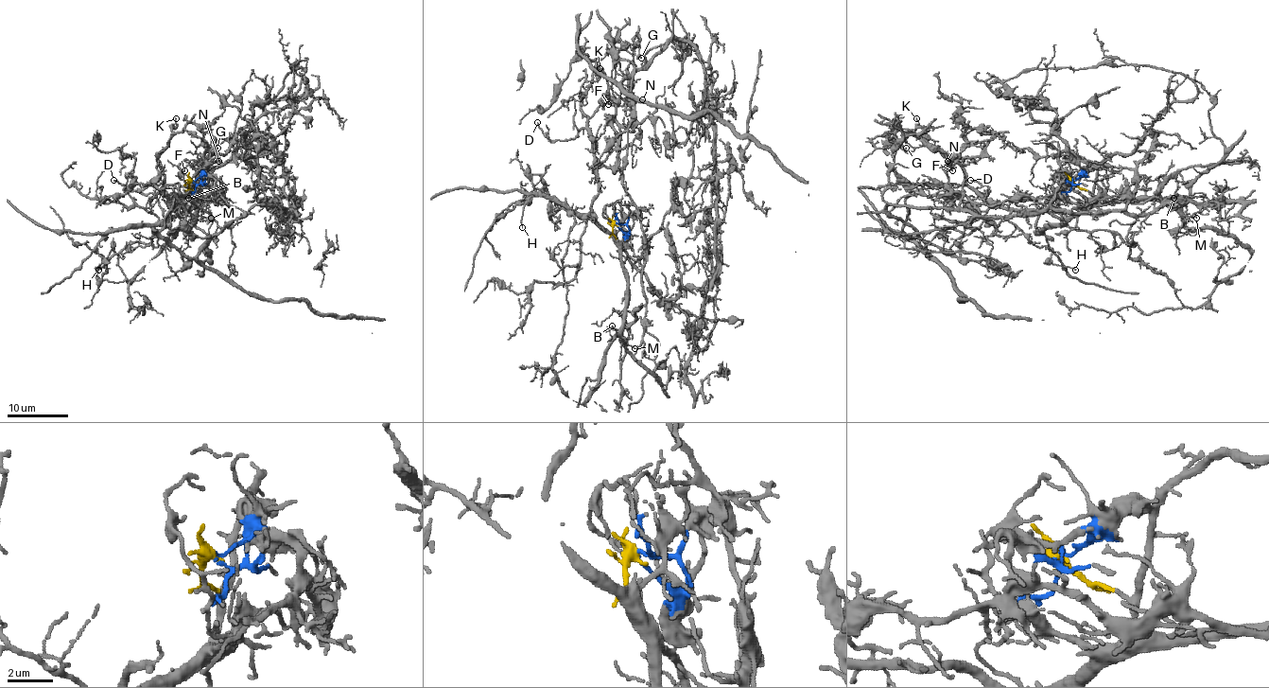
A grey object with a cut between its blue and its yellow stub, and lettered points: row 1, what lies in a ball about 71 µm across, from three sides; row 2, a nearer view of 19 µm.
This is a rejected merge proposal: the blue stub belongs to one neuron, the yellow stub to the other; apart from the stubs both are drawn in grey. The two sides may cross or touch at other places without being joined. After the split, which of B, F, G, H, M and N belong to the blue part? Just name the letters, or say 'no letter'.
B, F, G, N

